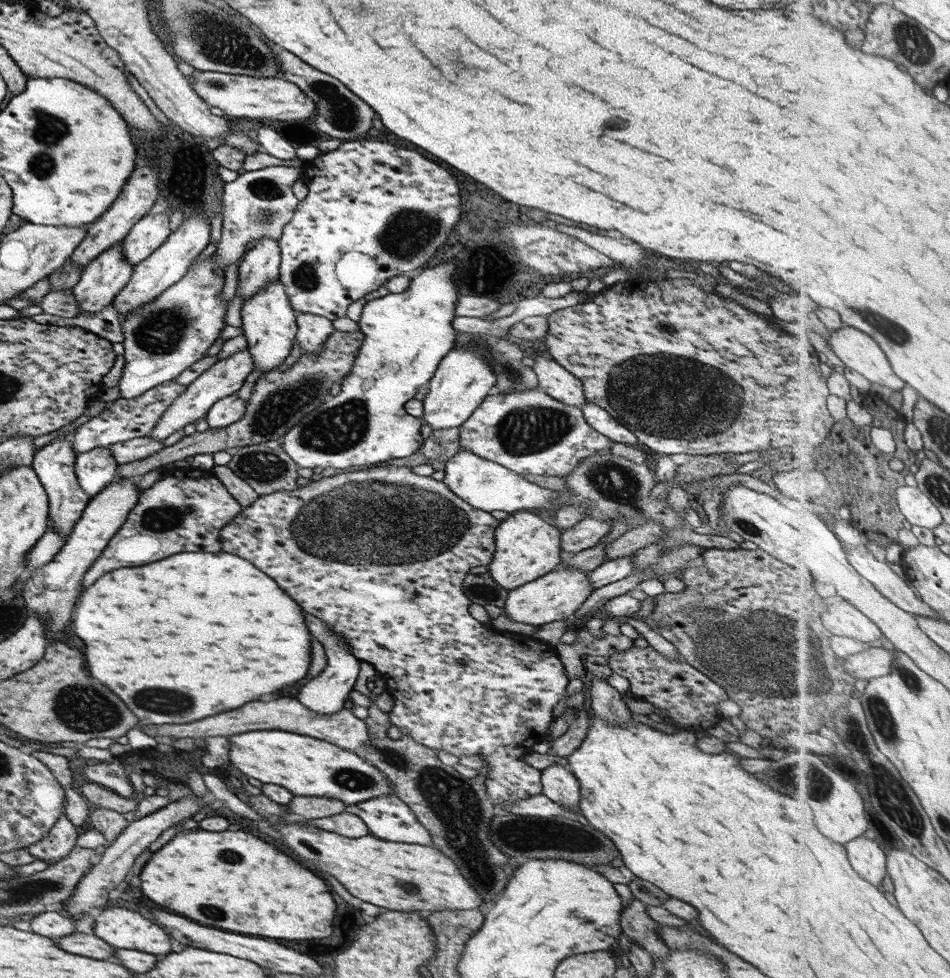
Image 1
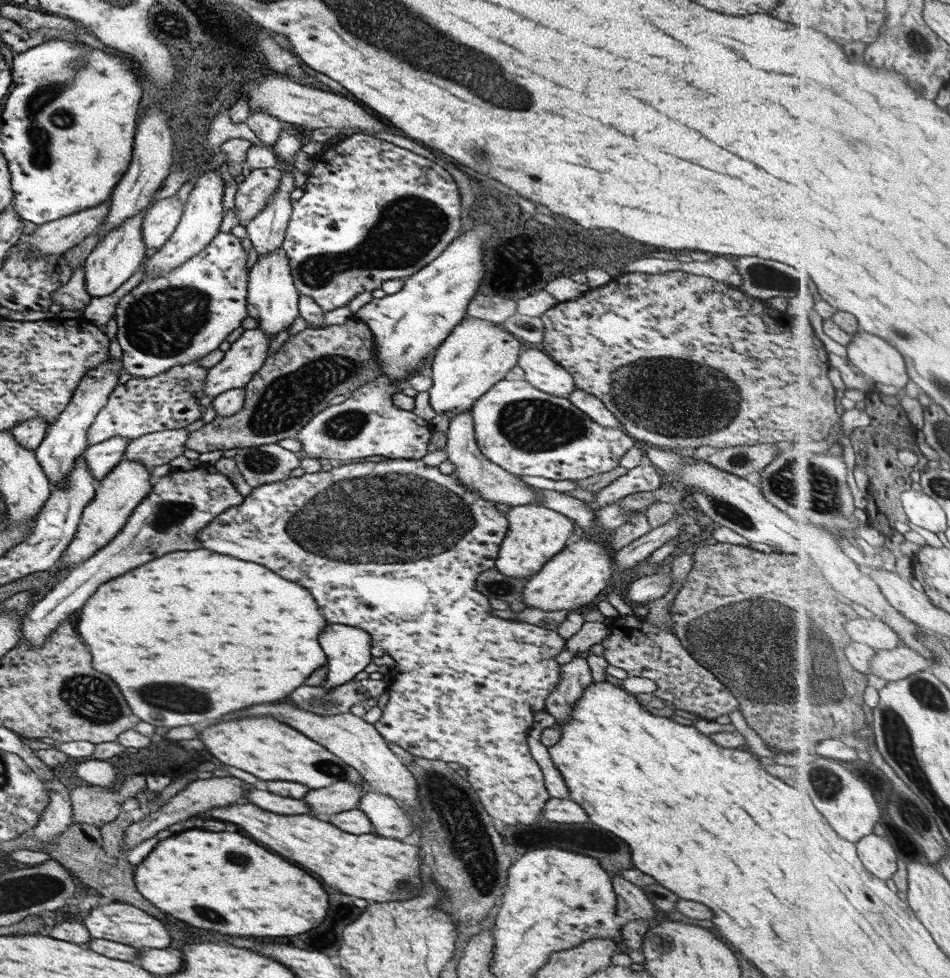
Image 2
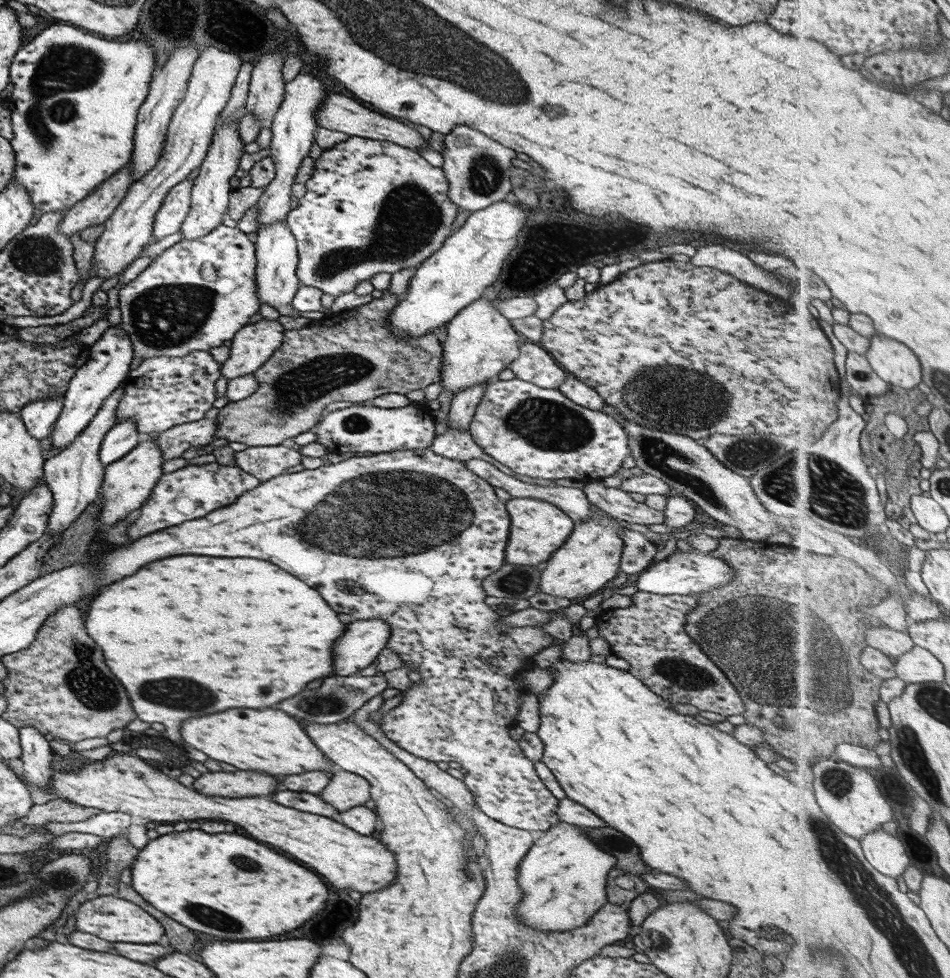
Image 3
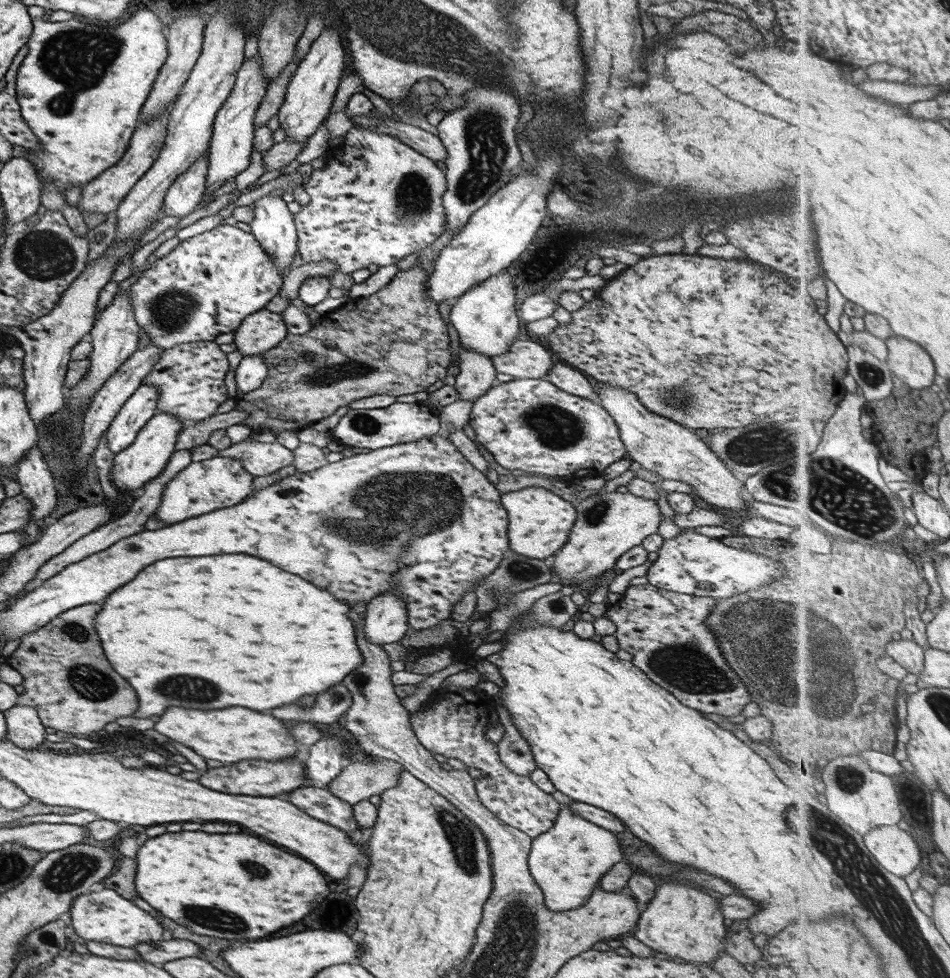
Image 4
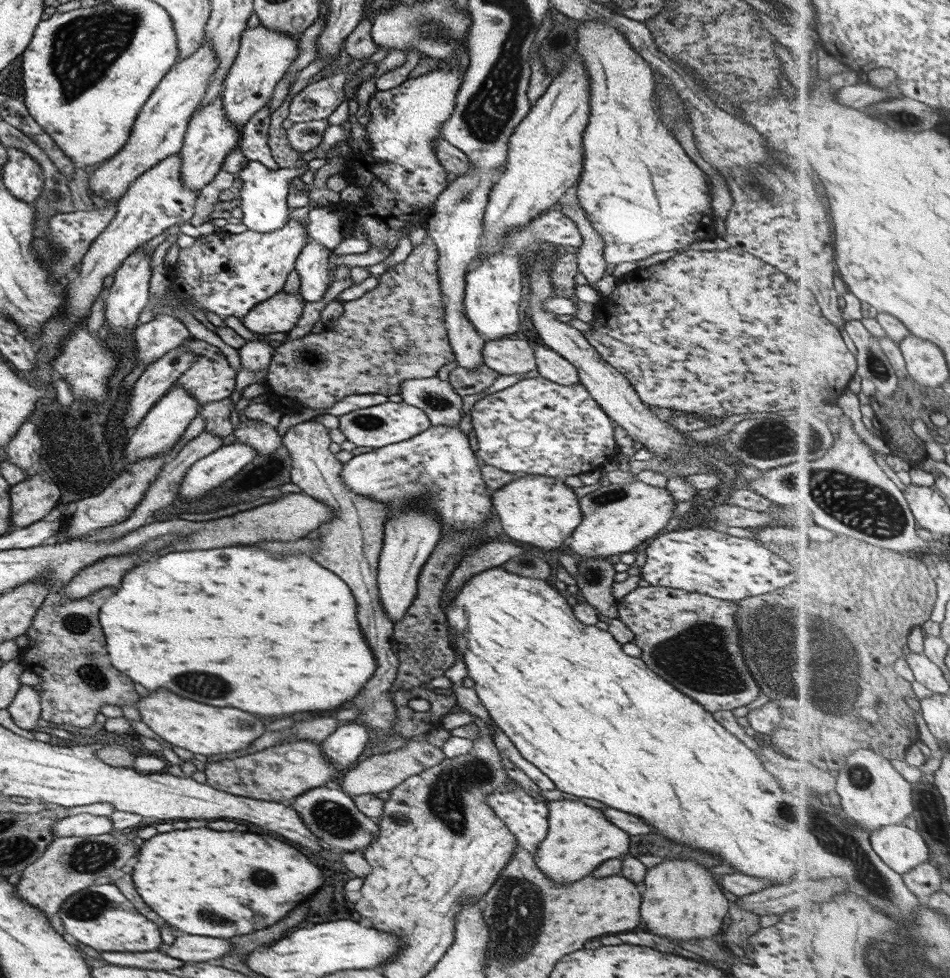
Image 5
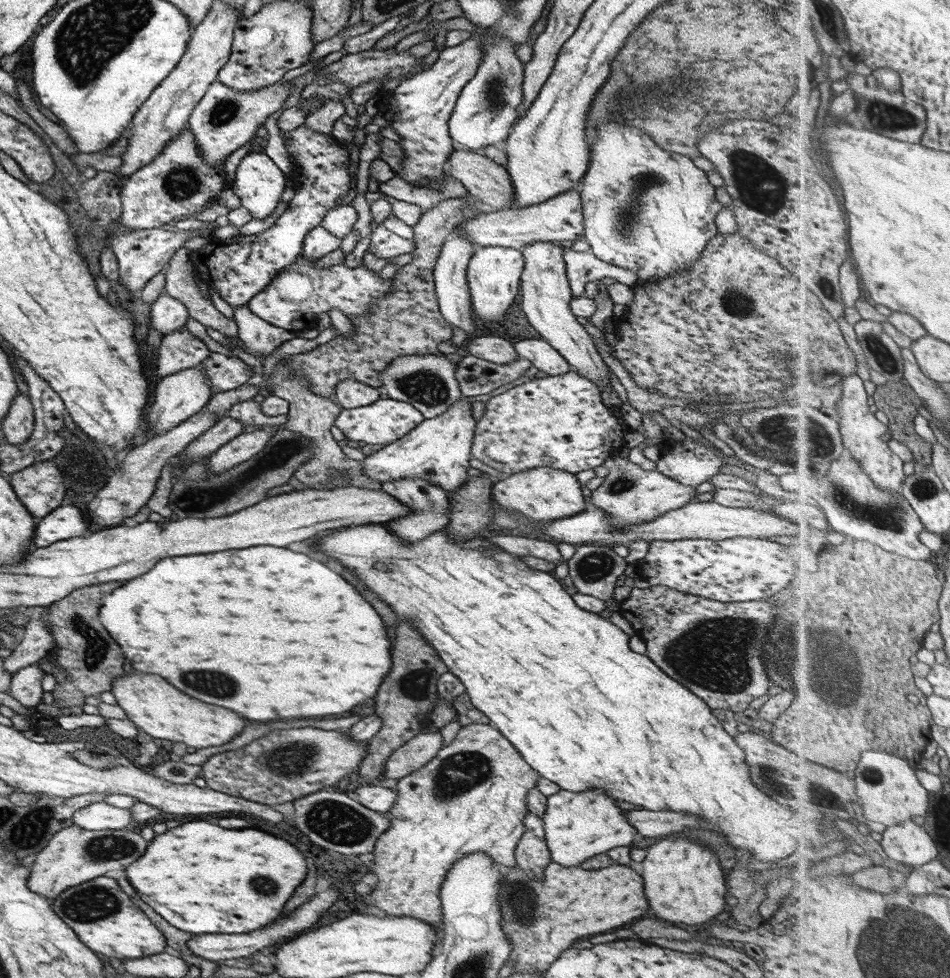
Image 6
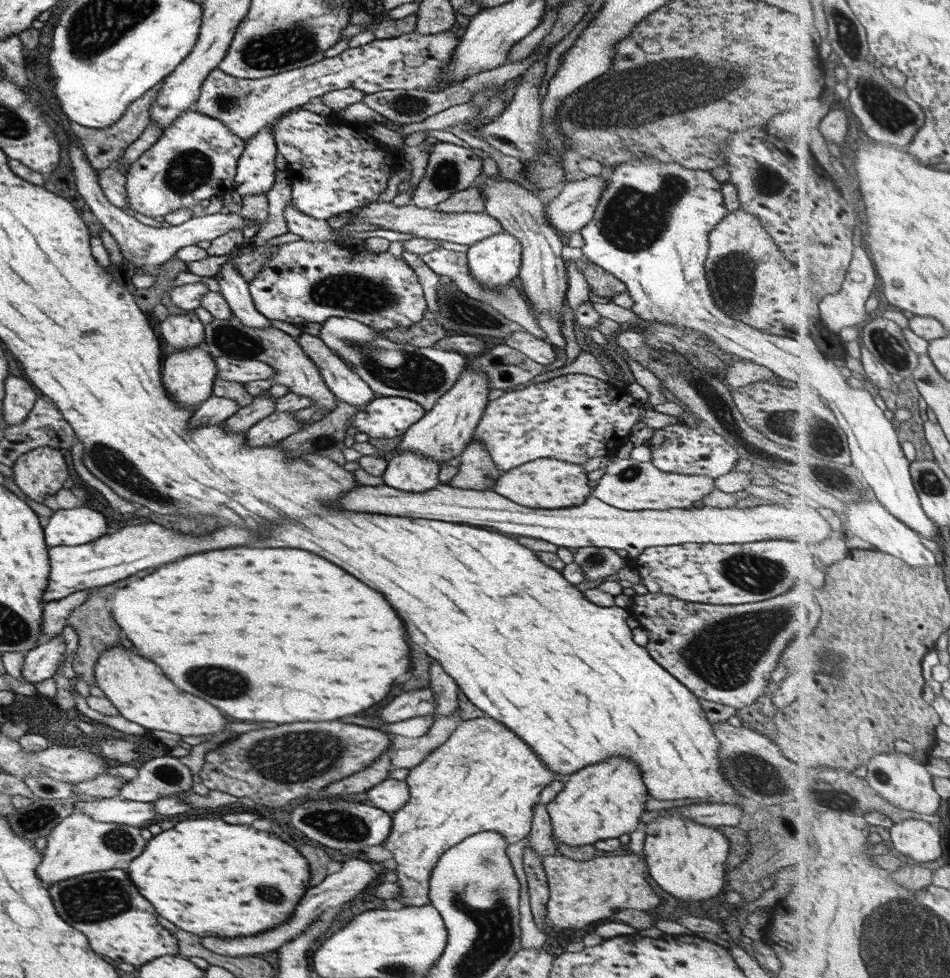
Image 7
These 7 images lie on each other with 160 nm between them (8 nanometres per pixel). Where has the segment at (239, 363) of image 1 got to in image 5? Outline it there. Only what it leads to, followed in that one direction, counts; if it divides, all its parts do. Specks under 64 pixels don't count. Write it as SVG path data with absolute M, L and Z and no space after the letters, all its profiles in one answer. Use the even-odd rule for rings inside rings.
M279 291L272 298L267 298L264 302L253 306L241 319L241 324L249 332L261 336L273 332L287 333L299 320L305 303L299 292L283 294Z

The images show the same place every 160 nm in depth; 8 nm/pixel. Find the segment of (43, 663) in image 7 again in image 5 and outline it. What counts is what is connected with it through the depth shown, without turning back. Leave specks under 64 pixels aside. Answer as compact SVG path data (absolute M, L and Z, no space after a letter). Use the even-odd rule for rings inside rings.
M19 683L19 688L6 710L18 728L29 731L35 729L40 718L38 691L31 685Z

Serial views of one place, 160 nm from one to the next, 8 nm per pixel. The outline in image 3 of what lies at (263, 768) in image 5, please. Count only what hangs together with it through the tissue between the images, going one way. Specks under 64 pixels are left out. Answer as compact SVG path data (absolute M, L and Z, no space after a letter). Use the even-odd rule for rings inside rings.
M207 772L195 779L191 788L205 796L265 796L277 788L277 778L261 772Z

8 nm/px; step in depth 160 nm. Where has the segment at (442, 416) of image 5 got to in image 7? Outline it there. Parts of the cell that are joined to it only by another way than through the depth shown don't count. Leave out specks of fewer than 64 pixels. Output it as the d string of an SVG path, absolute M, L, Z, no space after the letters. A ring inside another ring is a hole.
M331 316L320 323L319 340L338 358L353 367L354 374L383 397L406 398L420 404L427 412L433 403L457 381L468 357L431 347L416 347L390 341L386 336L357 320Z

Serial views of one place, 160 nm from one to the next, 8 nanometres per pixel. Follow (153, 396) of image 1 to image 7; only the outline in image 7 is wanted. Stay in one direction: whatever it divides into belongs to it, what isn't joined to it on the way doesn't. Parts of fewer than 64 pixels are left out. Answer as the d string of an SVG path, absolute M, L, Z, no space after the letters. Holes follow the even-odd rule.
M213 357L216 376L221 380L243 384L256 380L267 380L274 375L273 368L265 362L243 361L226 357Z

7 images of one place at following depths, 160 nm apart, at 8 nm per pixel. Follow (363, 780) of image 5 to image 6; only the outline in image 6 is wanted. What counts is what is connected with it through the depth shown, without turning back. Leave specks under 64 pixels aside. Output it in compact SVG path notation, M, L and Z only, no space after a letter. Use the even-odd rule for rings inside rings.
M429 732L429 734L417 734L402 746L393 751L385 761L383 775L373 785L379 785L384 779L398 781L415 770L427 764L442 748L440 732Z

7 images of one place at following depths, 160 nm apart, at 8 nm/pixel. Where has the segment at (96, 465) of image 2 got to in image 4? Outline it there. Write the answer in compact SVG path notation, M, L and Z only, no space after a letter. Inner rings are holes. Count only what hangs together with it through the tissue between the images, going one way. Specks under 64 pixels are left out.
M143 383L125 400L106 428L111 452L121 452L133 442L137 431L156 413L157 399L157 387Z

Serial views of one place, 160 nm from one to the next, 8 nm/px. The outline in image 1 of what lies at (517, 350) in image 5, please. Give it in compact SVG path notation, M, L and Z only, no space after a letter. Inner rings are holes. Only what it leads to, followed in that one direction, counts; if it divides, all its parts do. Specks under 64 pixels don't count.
M536 356L534 361L531 371L537 377L537 388L557 402L580 408L586 401L581 381L556 364L553 359Z

